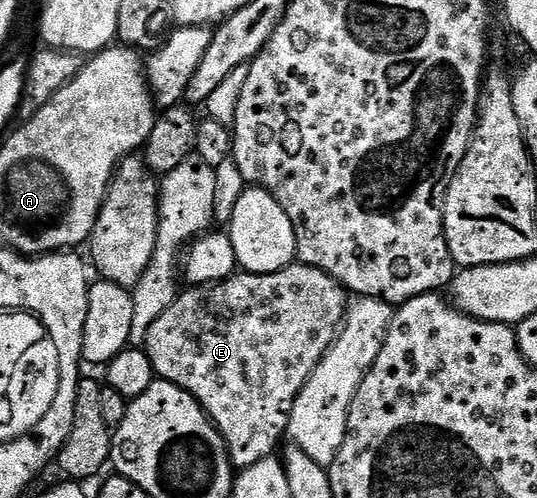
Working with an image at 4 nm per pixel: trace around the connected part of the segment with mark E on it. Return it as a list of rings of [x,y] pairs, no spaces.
[[[298,261],[290,263],[288,267],[277,273],[265,273],[264,275],[236,273],[227,279],[219,280],[218,283],[195,285],[187,290],[175,298],[173,305],[169,305],[169,309],[165,309],[165,313],[161,313],[161,317],[157,317],[157,321],[153,321],[153,325],[149,325],[145,344],[147,356],[158,378],[168,379],[173,385],[185,389],[203,406],[203,410],[207,412],[208,417],[225,441],[232,467],[242,469],[249,465],[257,465],[257,461],[272,458],[276,454],[277,448],[284,442],[289,417],[293,413],[293,405],[297,401],[305,381],[309,381],[313,369],[317,369],[317,365],[323,360],[325,353],[335,344],[339,329],[343,326],[344,319],[347,318],[349,310],[348,292],[329,273]]]

